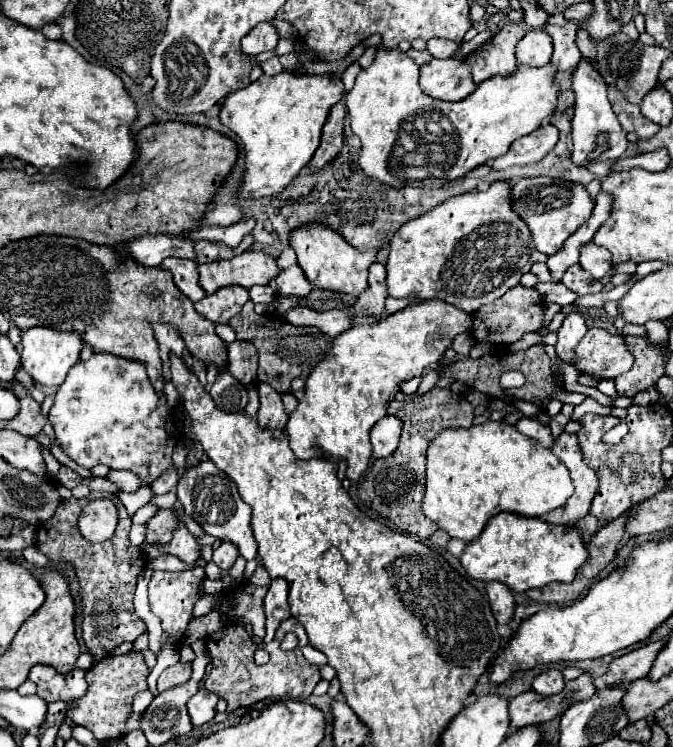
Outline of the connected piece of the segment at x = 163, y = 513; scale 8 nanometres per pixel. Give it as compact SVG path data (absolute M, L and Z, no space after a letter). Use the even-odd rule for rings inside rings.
M159 510L157 516L147 522L147 542L171 542L175 524L177 520L171 510Z

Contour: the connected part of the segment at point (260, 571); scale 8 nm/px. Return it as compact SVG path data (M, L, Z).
M259 564L259 566L257 566L257 570L253 572L253 576L249 578L249 582L251 582L253 586L269 586L269 584L271 584L271 578L269 578L267 570Z

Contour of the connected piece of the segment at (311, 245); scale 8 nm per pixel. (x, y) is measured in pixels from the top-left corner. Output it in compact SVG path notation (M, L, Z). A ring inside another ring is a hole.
M311 222L311 224L295 228L289 234L289 242L295 248L299 266L303 268L307 280L313 286L333 290L333 292L351 294L351 296L359 296L367 290L367 268L375 262L379 250L371 250L369 254L361 254L357 248L347 244L339 232L335 232L333 228L323 226L319 222Z

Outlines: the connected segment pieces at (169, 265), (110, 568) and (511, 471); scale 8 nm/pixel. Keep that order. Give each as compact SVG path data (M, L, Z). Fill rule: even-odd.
M167 258L161 268L173 272L174 283L179 286L179 290L191 298L193 302L199 302L205 298L205 290L199 284L199 272L197 264L193 260L181 260L181 258Z
M107 494L117 508L119 508L119 524L111 540L93 544L85 540L79 532L77 518L81 510L87 506L87 498L71 498L63 500L57 508L57 514L39 526L37 532L37 548L49 558L49 562L67 562L75 568L75 578L79 580L79 592L81 592L81 606L83 606L83 640L93 656L93 664L101 662L109 656L117 646L123 642L135 642L147 628L145 622L135 614L133 608L133 594L139 572L145 568L147 560L141 548L133 546L129 540L129 528L131 528L131 516L127 514L125 506L119 502L115 494Z
M487 420L471 428L441 430L427 450L427 482L423 498L423 514L433 520L451 538L473 540L481 534L487 520L500 512L513 512L527 518L541 518L555 508L567 504L573 494L573 484L567 466L543 444L515 430L507 422Z

